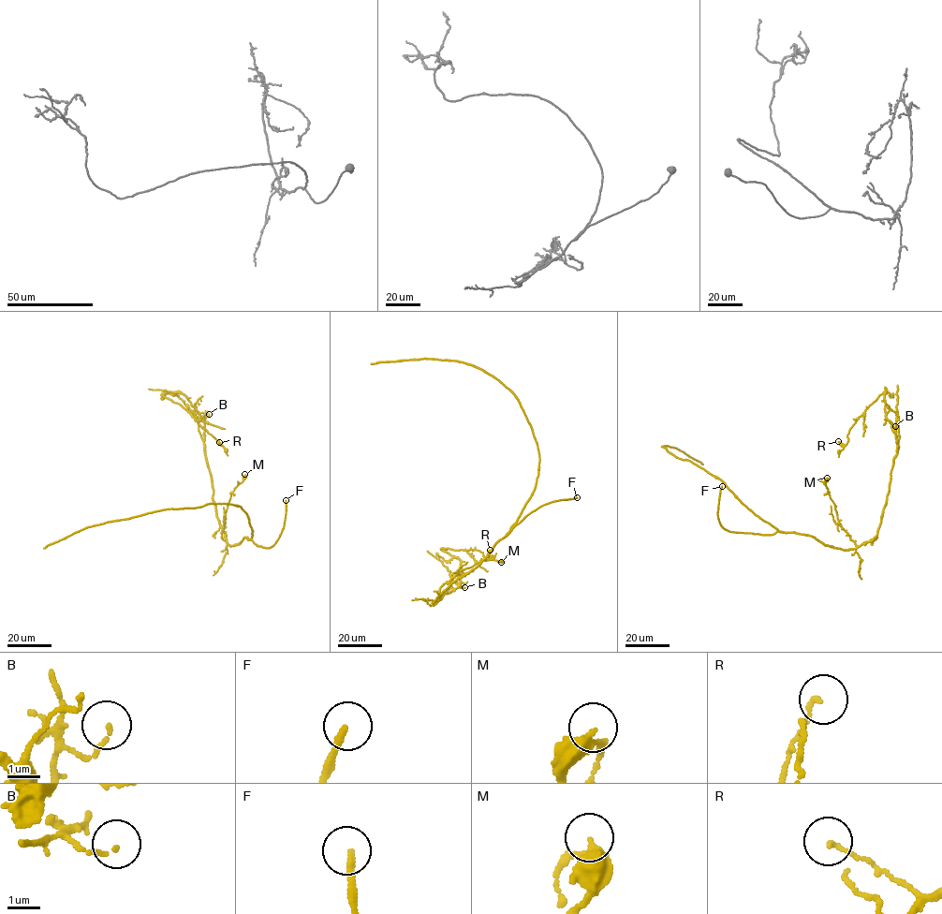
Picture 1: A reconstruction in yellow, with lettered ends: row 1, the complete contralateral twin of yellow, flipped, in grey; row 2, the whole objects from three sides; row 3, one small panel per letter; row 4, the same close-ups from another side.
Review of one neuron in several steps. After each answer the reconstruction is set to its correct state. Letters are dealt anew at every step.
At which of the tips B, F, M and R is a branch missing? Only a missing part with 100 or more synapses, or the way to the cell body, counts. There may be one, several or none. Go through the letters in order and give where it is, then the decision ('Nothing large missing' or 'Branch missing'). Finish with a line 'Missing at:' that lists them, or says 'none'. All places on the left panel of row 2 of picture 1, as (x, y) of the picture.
B: Place: (209, 414). Nothing large missing
F: Place: (286, 500). Branch missing
M: Place: (244, 474). Nothing large missing
R: Place: (219, 442). Nothing large missing
Missing at: F

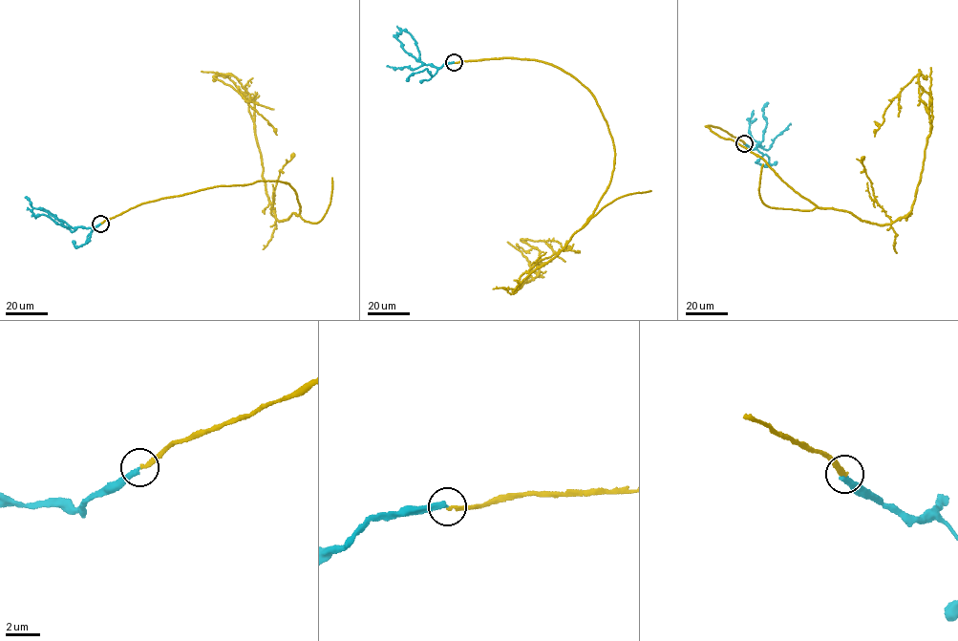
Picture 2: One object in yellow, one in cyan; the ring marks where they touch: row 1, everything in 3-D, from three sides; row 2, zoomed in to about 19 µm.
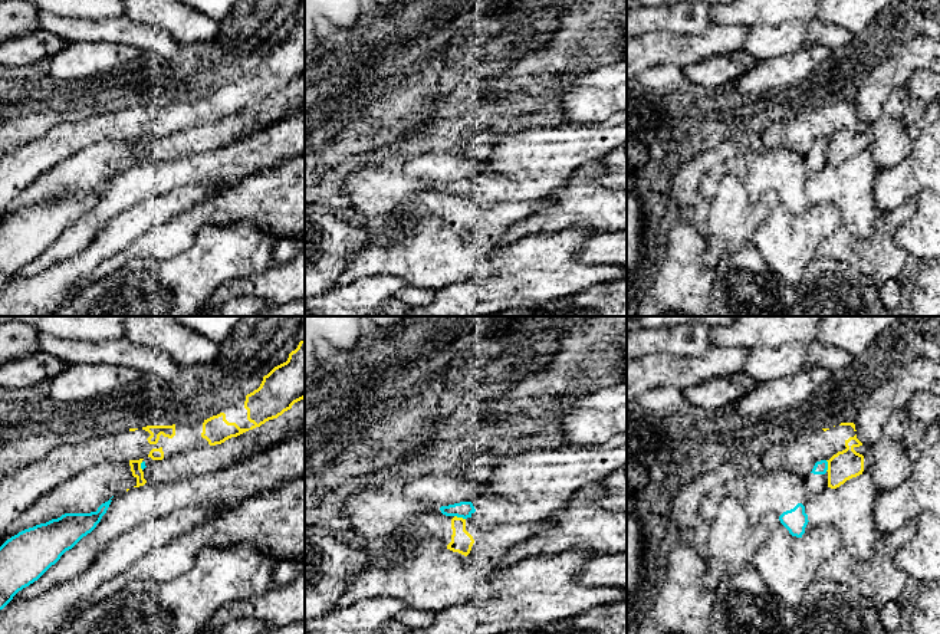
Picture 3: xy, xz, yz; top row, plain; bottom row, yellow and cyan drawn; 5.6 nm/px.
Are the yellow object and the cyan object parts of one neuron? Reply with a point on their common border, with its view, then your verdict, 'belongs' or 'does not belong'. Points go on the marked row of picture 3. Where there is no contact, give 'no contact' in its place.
contact xz (460, 518); does not belong

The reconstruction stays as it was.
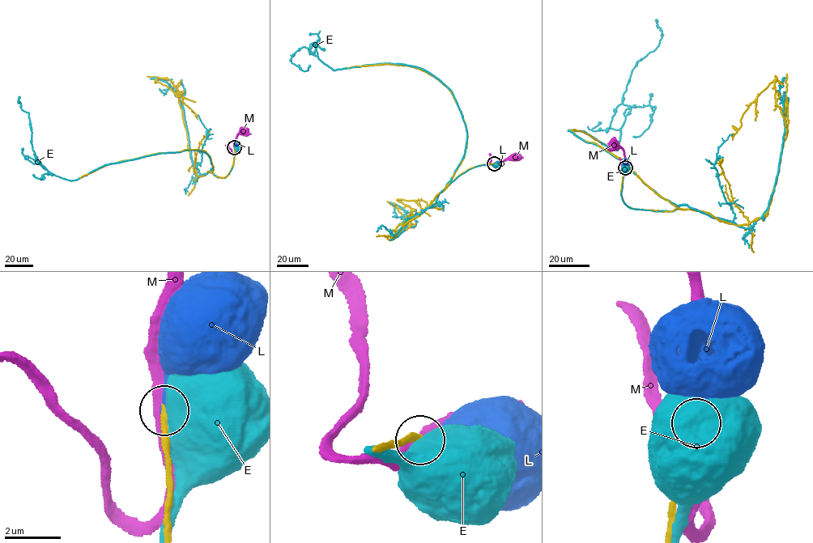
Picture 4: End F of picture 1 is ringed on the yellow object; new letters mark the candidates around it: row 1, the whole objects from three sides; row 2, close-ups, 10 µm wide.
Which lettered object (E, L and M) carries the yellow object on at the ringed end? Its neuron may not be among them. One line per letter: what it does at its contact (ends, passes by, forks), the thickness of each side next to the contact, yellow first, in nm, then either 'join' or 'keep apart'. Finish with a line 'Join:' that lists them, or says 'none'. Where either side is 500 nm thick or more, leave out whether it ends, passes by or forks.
E: 300 nm thick on the yellow side, 1050 nm on the other; keep apart
L: it ends there; 240 nm thick on the yellow side, 170 nm on the other; join
M: it passes by; 200 nm thick on the yellow side, 360 nm on the other; keep apart
Join: L

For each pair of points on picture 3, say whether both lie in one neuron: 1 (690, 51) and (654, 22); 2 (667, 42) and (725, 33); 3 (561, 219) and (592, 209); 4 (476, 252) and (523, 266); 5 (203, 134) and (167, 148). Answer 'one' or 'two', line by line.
1: two
2: one
3: one
4: two
5: one

